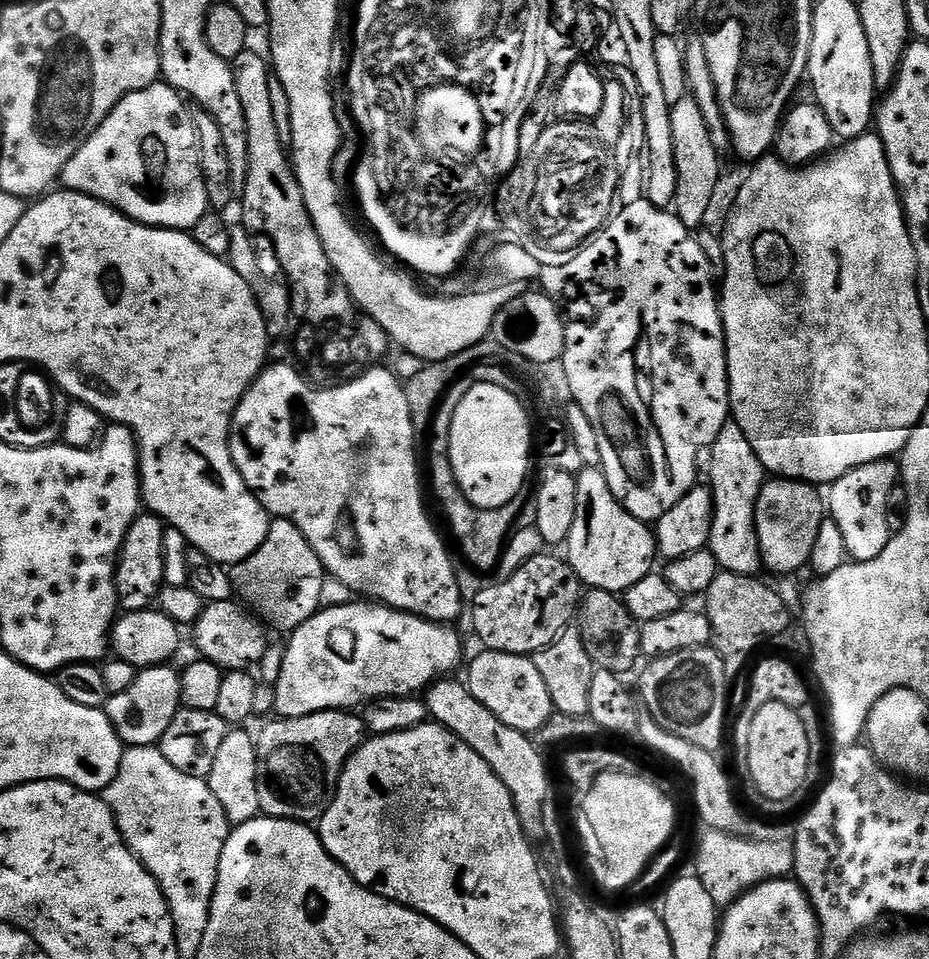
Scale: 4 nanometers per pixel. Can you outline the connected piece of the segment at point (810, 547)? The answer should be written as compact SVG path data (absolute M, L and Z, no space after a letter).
M772 478L765 483L764 487L760 489L760 496L756 499L756 539L758 541L758 552L770 567L776 572L796 572L800 567L807 565L812 559L812 551L814 550L814 538L818 538L818 530L820 529L820 524L824 519L826 519L826 504L819 496L817 489L813 485L807 482L801 482L799 480L789 480L787 478Z

